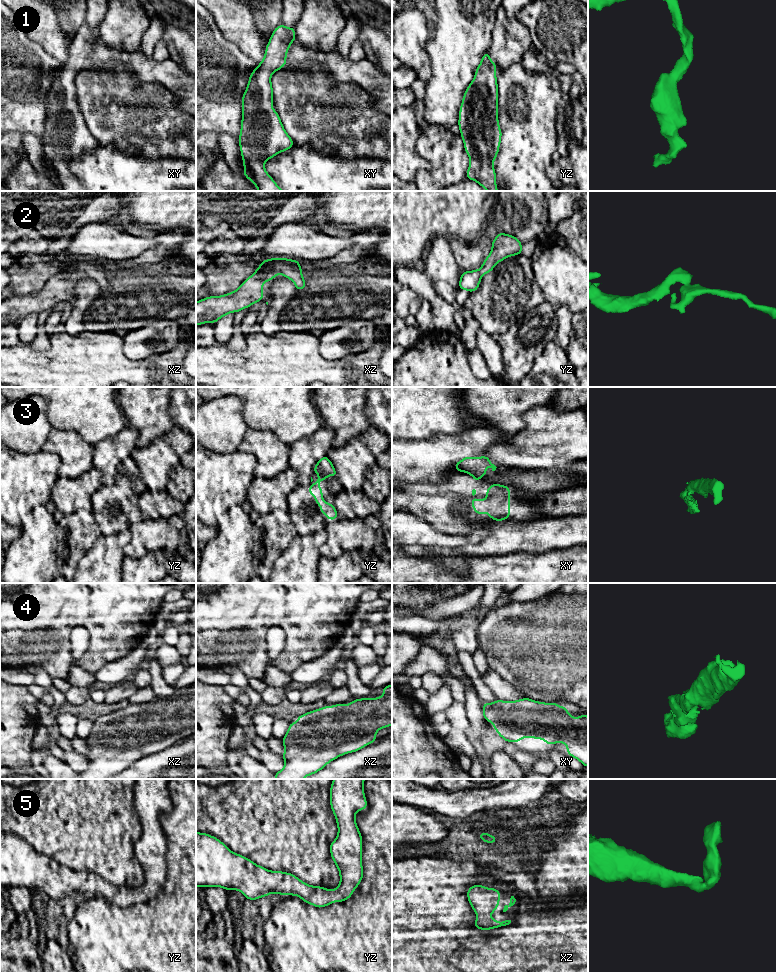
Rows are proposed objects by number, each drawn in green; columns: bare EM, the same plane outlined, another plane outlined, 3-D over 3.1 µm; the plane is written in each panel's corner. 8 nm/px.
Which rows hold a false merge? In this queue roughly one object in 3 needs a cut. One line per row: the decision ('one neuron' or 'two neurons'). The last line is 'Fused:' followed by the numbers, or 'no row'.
1: one neuron
2: one neuron
3: two neurons
4: one neuron
5: one neuron
Fused: 3

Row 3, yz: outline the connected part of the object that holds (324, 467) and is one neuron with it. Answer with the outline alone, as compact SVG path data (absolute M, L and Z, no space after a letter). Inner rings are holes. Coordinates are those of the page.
M327 456L320 458L320 460L315 465L313 471L321 477L337 477L336 470Z

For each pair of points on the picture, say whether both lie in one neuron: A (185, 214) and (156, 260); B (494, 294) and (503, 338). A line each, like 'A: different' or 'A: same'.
A: different
B: different

